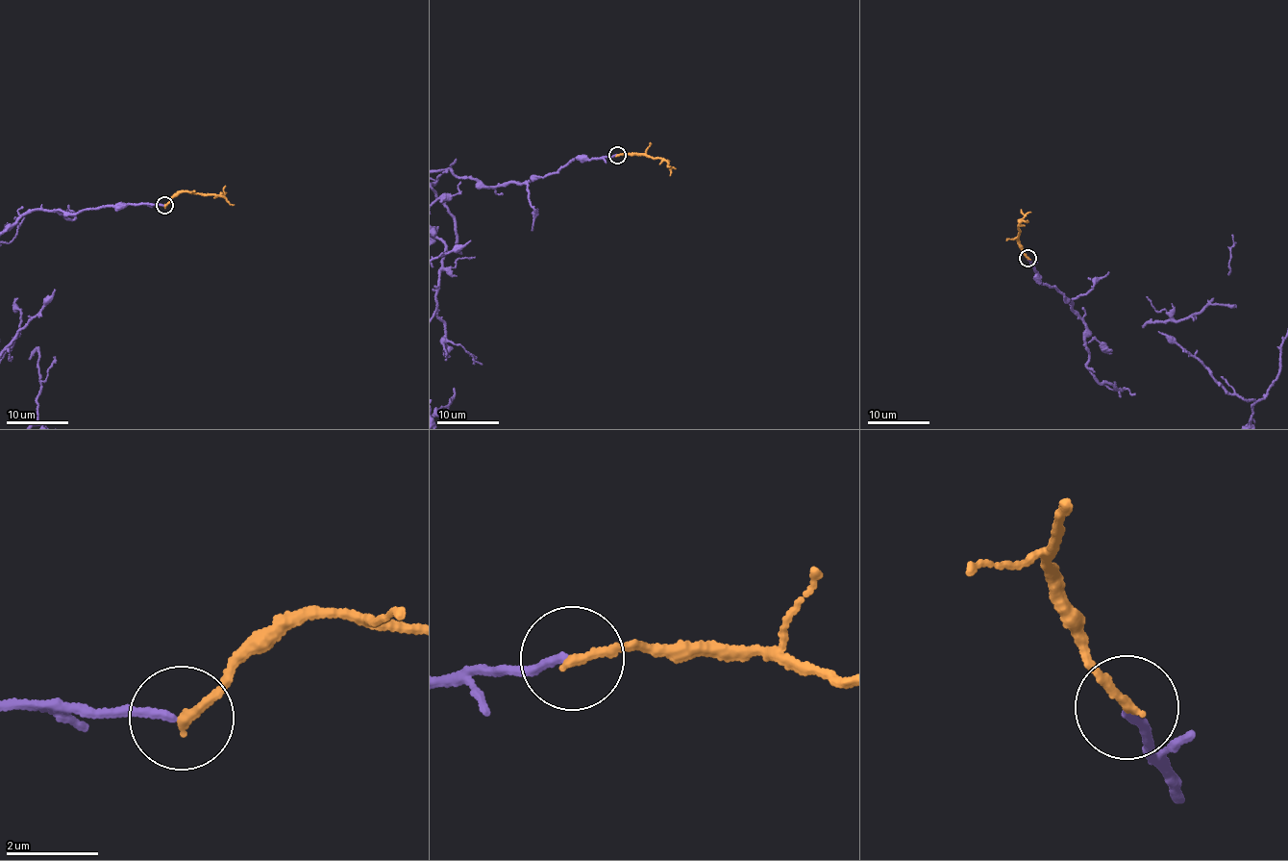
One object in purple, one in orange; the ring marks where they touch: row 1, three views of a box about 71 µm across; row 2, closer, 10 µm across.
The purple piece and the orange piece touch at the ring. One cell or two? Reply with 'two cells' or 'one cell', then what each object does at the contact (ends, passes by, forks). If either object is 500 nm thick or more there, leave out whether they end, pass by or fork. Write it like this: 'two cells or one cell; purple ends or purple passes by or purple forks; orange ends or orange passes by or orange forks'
one cell; purple ends; orange ends

